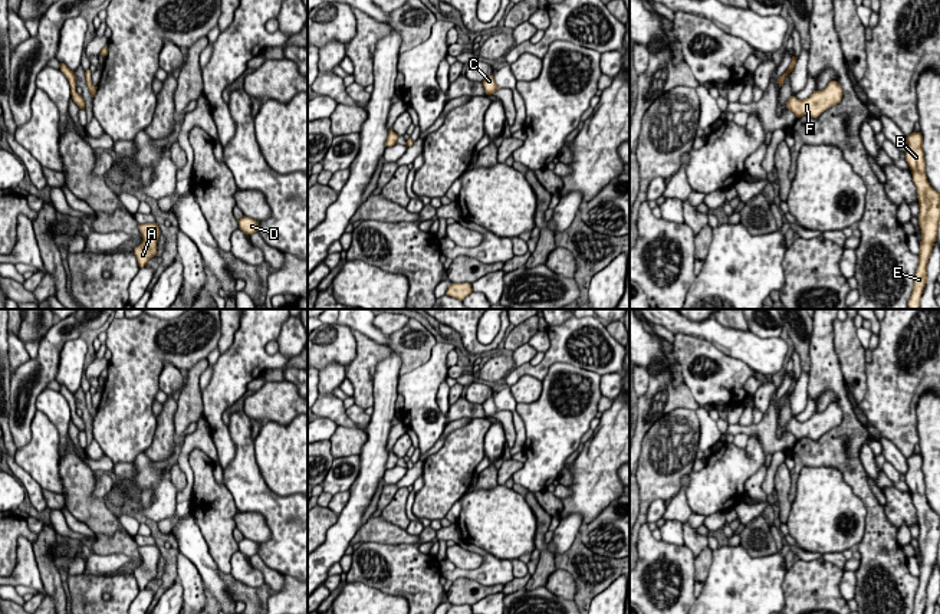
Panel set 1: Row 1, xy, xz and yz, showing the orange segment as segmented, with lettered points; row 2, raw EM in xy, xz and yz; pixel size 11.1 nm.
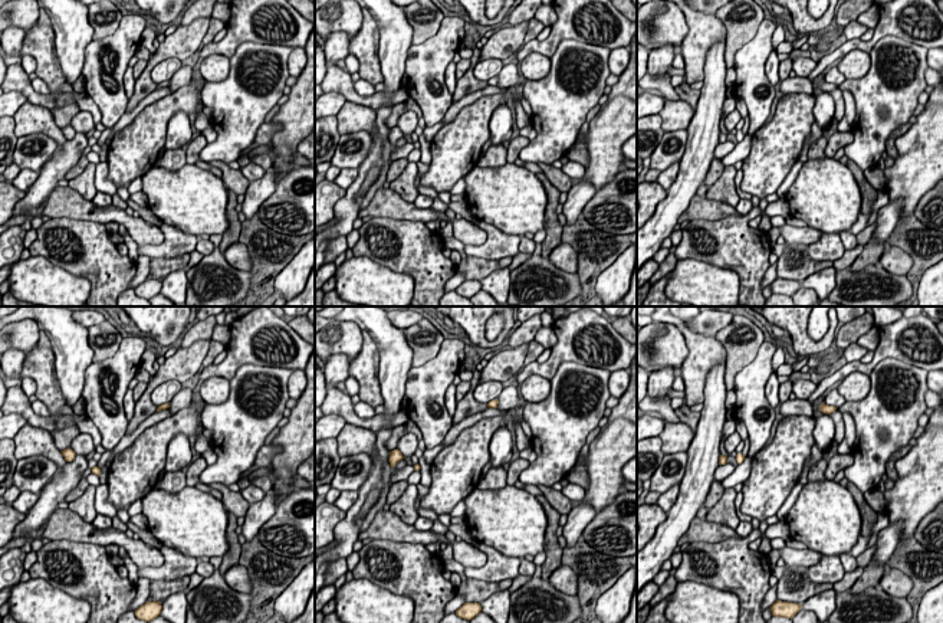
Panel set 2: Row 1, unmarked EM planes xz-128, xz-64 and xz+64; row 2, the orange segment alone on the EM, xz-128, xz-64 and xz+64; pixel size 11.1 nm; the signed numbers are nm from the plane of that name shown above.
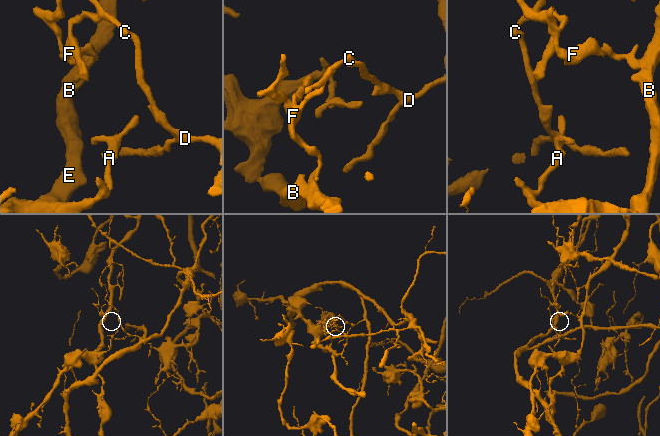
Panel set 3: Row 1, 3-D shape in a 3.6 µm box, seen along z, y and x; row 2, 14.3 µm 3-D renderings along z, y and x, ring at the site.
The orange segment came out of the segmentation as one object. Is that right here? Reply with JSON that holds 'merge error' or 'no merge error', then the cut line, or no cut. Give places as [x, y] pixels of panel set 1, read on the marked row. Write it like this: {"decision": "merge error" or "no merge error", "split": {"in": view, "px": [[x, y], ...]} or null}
{"decision": "merge error", "split": {"in": "yz", "px": [[785, 72], [786, 75]]}}

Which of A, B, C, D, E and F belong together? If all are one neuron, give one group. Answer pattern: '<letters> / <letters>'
A B E F / C D

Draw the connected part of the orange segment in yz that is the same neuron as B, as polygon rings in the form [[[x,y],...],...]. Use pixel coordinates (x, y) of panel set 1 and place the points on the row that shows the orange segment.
[[[914,131],[907,135],[907,144],[906,161],[911,170],[913,183],[917,188],[920,207],[918,226],[921,229],[918,267],[914,276],[913,292],[908,299],[908,309],[920,309],[921,295],[927,283],[927,263],[939,232],[940,194],[930,185],[926,175],[921,132]]]

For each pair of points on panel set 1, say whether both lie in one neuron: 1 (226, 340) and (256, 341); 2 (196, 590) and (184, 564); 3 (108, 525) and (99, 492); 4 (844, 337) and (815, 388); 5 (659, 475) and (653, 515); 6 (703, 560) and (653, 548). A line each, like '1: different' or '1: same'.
1: different
2: same
3: different
4: different
5: different
6: different

